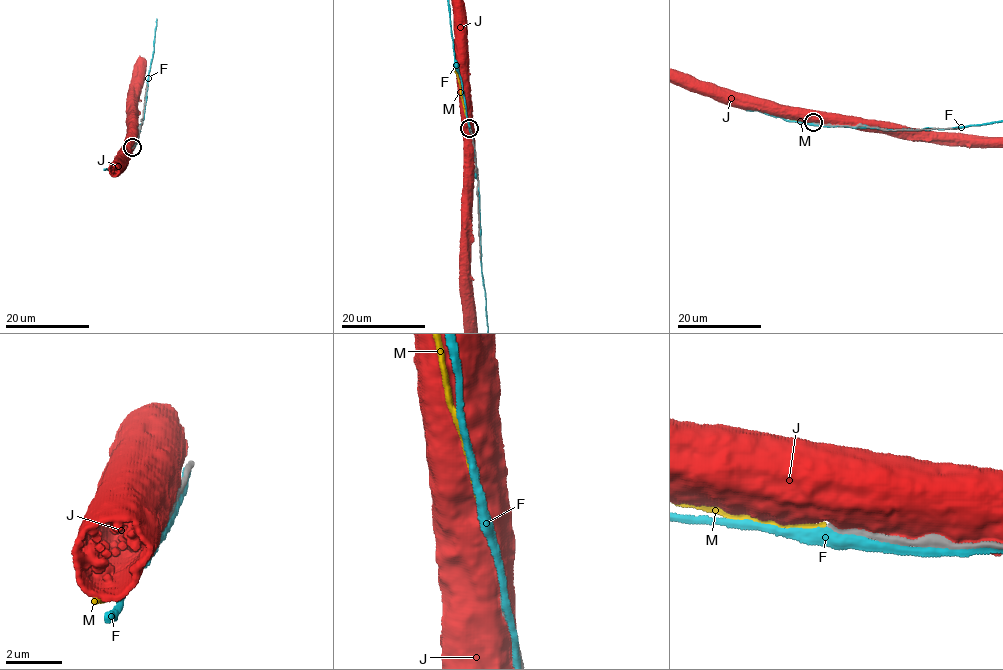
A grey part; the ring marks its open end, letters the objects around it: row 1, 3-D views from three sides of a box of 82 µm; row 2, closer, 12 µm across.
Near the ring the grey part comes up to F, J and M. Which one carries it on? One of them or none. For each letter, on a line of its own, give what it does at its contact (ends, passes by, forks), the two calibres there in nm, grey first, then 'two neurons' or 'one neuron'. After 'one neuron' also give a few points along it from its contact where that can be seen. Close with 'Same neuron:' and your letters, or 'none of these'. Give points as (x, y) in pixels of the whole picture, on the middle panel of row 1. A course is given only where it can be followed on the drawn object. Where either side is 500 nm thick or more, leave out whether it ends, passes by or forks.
F: it passes by; 190 nm thick on the grey side, 320 nm on the other; two neurons
J: 190 nm thick on the grey side, 750 nm on the other; two neurons
M: it ends there; 160 nm thick on the grey side, 140 nm on the other; one neuron
Same neuron: M

